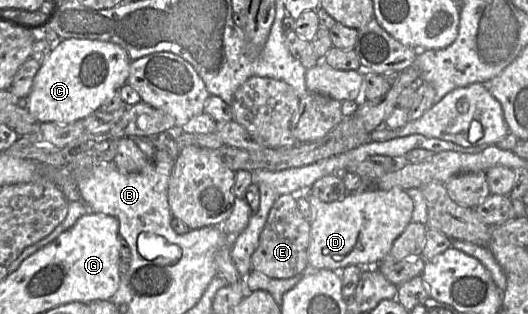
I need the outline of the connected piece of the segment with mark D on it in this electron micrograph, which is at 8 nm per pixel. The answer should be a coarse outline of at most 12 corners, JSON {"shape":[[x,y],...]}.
{"shape":[[405,189],[315,208],[308,269],[376,267],[412,221]]}

